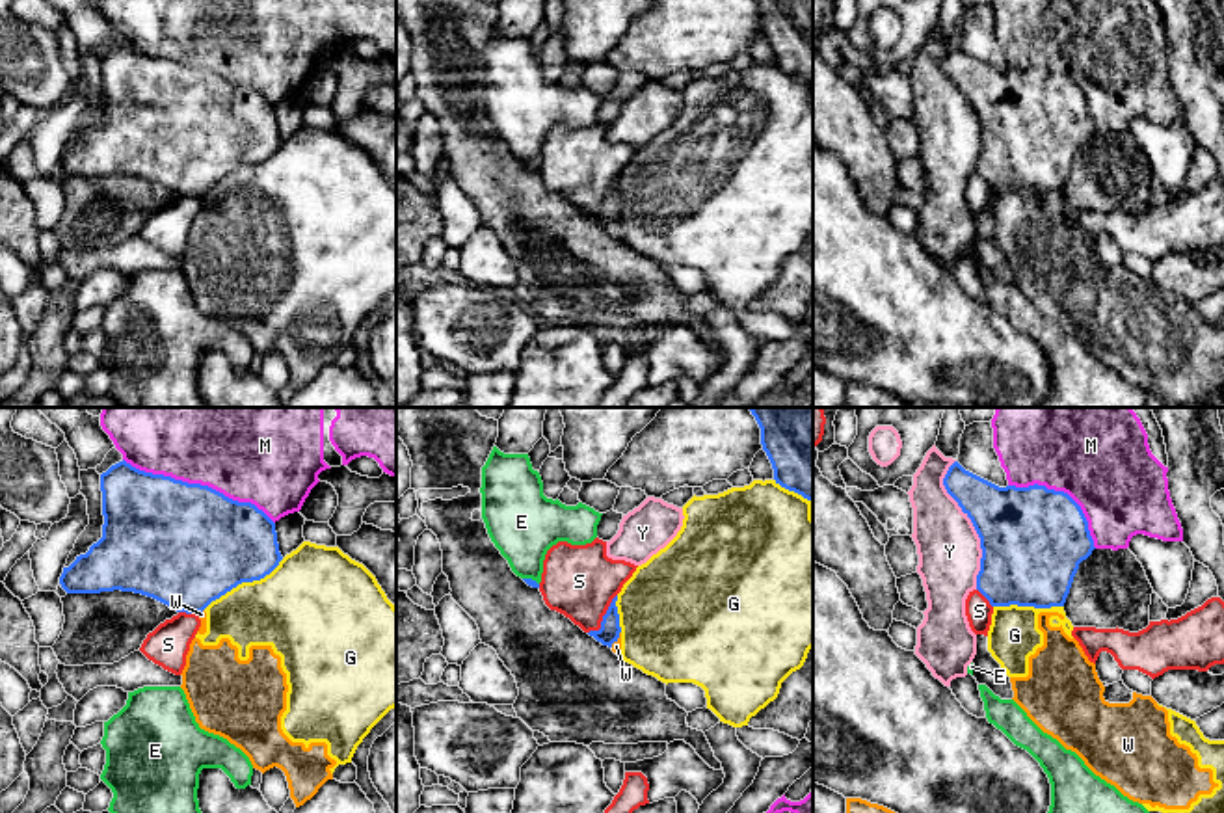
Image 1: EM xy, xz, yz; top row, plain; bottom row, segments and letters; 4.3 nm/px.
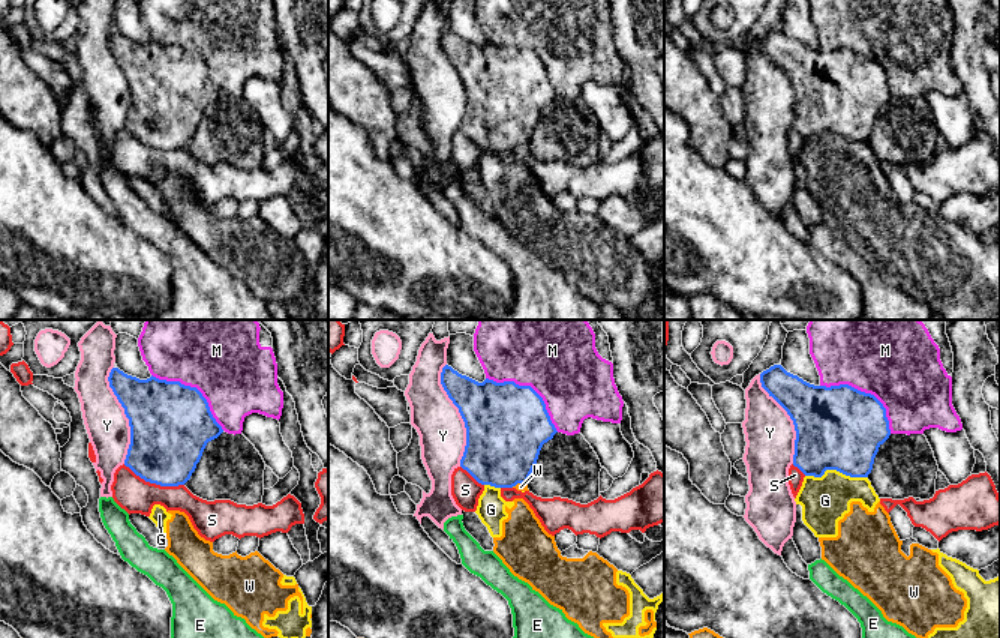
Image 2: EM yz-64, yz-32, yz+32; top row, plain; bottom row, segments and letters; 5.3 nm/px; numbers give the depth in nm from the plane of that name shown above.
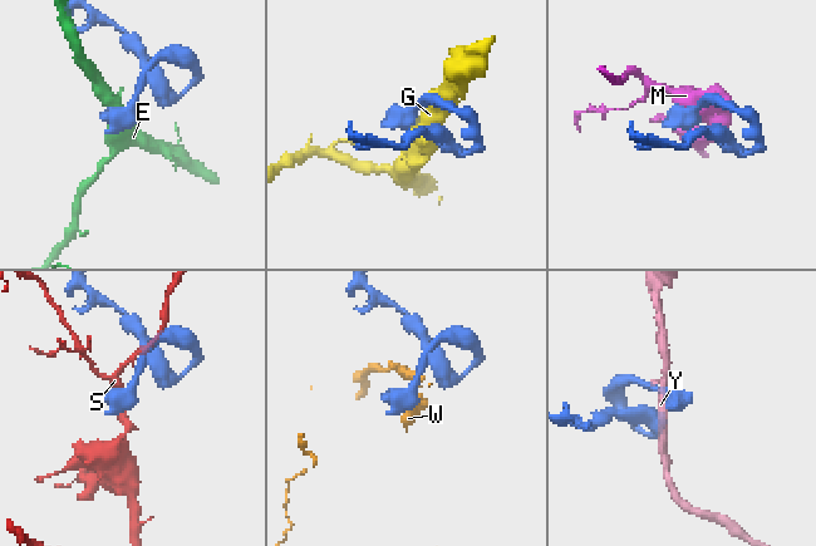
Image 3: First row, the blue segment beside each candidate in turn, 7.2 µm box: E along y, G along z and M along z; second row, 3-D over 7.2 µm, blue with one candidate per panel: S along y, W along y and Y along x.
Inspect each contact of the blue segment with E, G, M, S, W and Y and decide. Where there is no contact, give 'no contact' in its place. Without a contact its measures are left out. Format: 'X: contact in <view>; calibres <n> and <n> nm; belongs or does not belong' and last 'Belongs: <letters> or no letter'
E: contact in xz; calibres 30 and 300 nm; does not belong
G: contact in xy; calibres 480 and 360 nm; does not belong
M: contact in xy; calibres 500 and 360 nm; does not belong
S: contact in xz; calibres 90 and 320 nm; does not belong
W: contact in xz; calibres 90 and 50 nm; does not belong
Y: contact in yz; calibres 440 and 280 nm; does not belong
Belongs: no letter

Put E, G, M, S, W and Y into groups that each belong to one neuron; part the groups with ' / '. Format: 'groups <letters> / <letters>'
groups E / G W / M / S / Y

